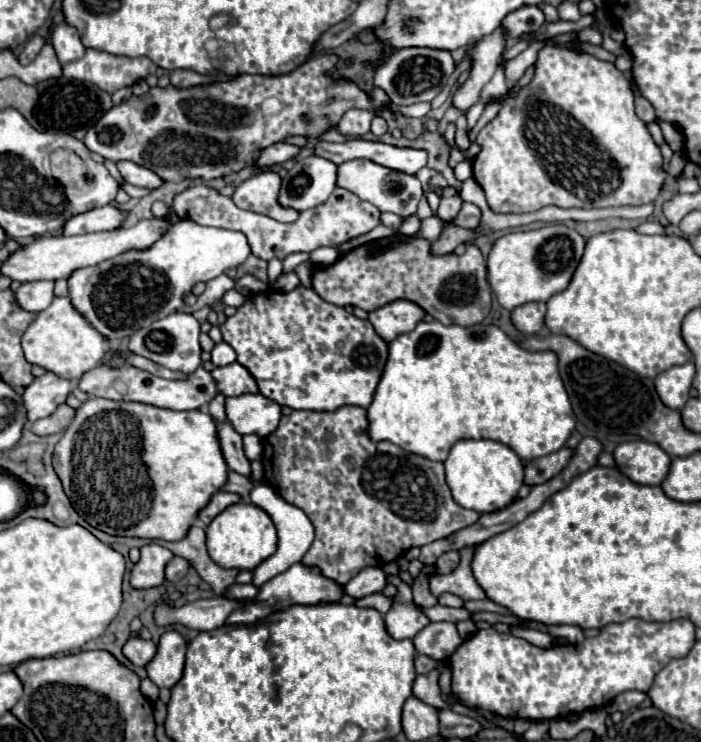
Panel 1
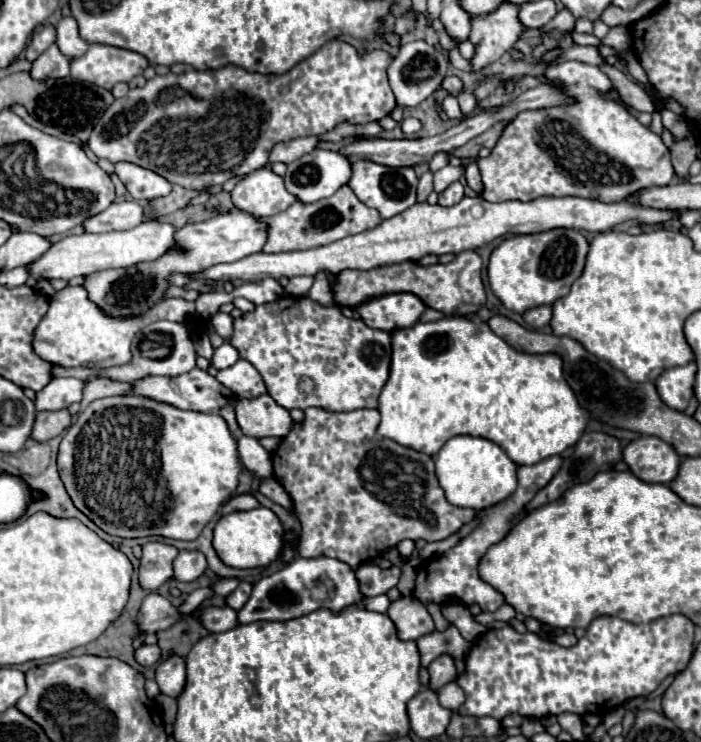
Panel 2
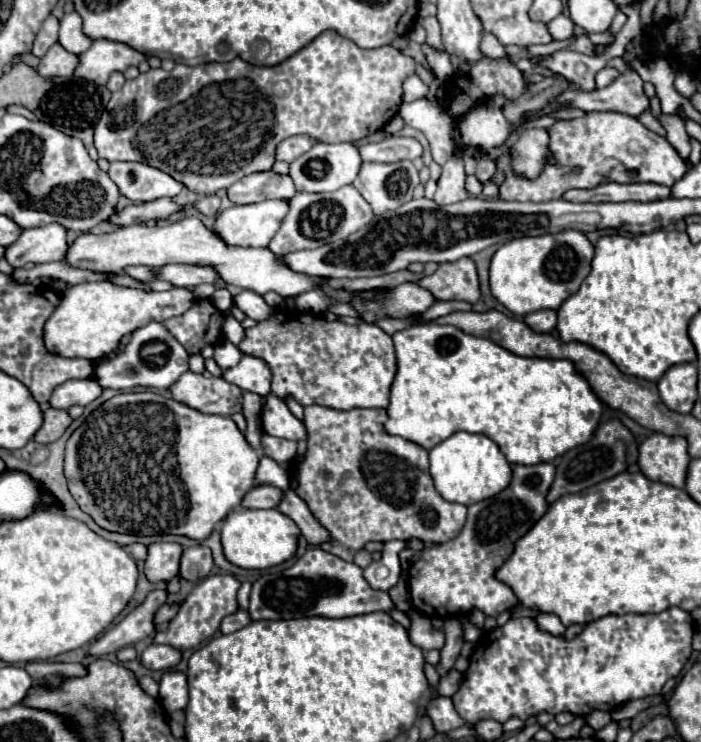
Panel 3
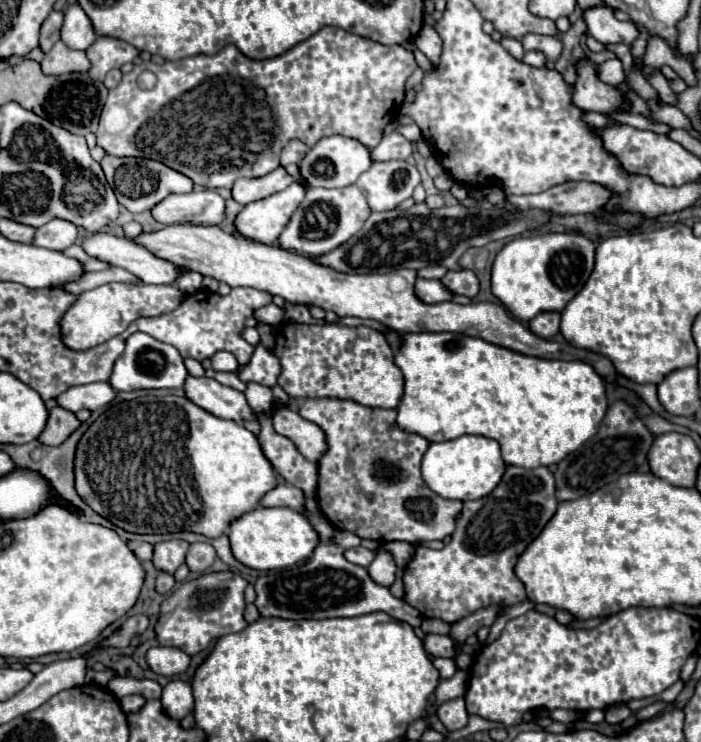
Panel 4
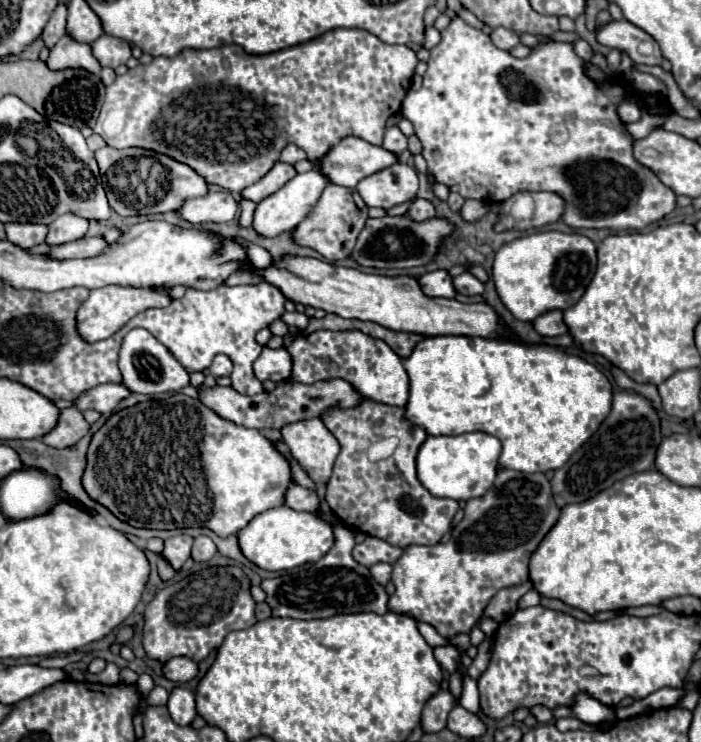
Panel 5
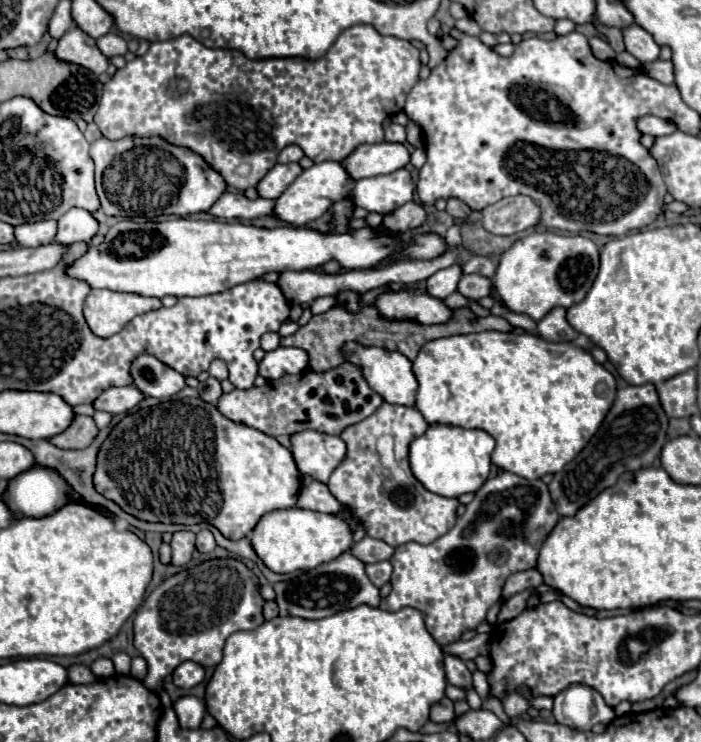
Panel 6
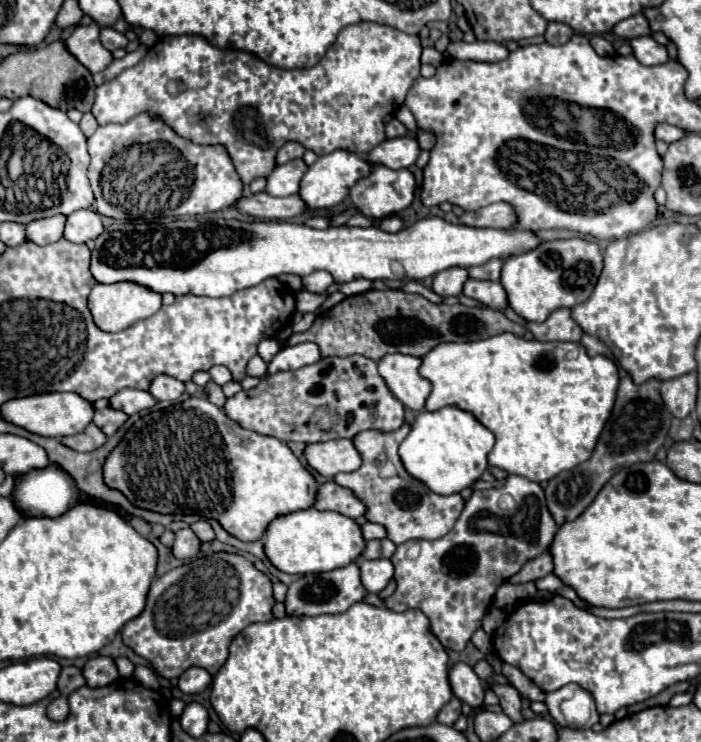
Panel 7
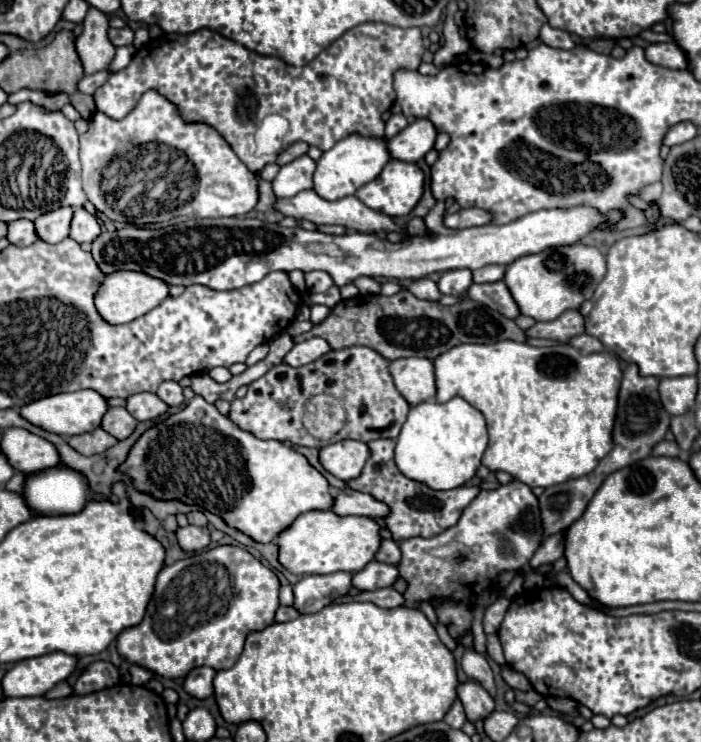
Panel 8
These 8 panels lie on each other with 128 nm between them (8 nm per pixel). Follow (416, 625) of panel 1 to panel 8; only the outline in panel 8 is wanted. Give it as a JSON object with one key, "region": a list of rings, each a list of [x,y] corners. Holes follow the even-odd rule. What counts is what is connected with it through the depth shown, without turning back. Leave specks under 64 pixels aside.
{"region":[[[474,680],[458,686],[458,698],[462,700],[470,722],[486,720],[496,706],[494,698],[488,692],[484,692],[484,688],[480,688],[480,684],[476,684]]]}

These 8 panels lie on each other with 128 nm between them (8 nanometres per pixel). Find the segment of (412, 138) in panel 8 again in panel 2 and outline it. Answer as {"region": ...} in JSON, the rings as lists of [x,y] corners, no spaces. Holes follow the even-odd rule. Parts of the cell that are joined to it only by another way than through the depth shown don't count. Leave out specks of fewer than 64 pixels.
{"region":[[[316,148],[312,152],[304,154],[302,158],[294,160],[292,164],[288,164],[288,172],[284,176],[284,182],[286,182],[286,188],[298,200],[302,200],[302,202],[316,202],[316,200],[332,196],[338,188],[348,184],[350,176],[352,176],[352,164],[350,164],[350,160],[342,152]]]}

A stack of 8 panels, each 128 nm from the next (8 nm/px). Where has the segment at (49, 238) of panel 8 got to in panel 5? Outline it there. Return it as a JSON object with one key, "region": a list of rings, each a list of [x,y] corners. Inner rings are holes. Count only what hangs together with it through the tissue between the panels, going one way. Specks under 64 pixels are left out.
{"region":[[[6,224],[6,236],[20,248],[32,248],[44,244],[48,226],[44,224]]]}

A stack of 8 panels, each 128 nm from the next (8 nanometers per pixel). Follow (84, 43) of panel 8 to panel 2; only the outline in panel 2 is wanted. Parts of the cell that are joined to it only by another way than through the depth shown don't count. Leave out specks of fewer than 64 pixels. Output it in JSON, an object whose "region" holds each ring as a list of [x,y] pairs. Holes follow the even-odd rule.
{"region":[[[52,44],[42,56],[38,56],[34,60],[34,66],[32,66],[30,74],[36,80],[66,78],[70,74],[70,60],[58,50],[56,44]]]}

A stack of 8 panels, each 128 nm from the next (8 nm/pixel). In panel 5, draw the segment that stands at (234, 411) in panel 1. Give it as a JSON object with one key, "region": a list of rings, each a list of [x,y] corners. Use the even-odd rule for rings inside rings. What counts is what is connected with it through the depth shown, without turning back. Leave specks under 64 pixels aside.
{"region":[[[314,418],[314,420],[302,420],[302,422],[296,422],[296,424],[288,424],[282,428],[282,438],[284,438],[284,444],[288,446],[290,450],[290,456],[300,464],[300,468],[304,468],[304,472],[308,472],[308,476],[312,478],[312,482],[316,484],[316,490],[318,495],[322,498],[321,509],[327,514],[334,524],[347,527],[329,508],[325,499],[326,484],[328,484],[328,478],[332,474],[332,466],[334,466],[334,460],[336,456],[340,454],[340,444],[338,440],[332,436],[332,432],[324,426],[322,420]]]}

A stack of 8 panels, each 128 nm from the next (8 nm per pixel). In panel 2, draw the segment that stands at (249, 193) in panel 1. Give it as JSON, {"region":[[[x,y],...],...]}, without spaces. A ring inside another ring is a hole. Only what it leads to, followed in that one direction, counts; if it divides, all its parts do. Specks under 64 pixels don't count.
{"region":[[[260,168],[244,176],[230,196],[236,208],[256,216],[272,216],[286,210],[296,200],[296,196],[284,188],[282,176],[274,174],[270,168]]]}

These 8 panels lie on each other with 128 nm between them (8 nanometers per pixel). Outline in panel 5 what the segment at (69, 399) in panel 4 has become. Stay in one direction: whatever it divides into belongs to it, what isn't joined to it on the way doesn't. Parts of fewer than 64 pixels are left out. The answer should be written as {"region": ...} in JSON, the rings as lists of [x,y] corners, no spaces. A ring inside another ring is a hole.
{"region":[[[100,384],[74,400],[78,410],[98,410],[100,414],[116,412],[116,406],[128,398],[132,392],[124,388],[124,384]]]}

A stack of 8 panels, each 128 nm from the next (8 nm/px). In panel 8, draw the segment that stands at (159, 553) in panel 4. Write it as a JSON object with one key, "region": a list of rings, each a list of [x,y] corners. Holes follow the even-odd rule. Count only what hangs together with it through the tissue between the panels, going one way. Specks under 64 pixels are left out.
{"region":[[[188,524],[184,528],[178,528],[176,536],[178,536],[182,550],[186,550],[186,552],[202,552],[210,544],[210,528],[208,526]]]}

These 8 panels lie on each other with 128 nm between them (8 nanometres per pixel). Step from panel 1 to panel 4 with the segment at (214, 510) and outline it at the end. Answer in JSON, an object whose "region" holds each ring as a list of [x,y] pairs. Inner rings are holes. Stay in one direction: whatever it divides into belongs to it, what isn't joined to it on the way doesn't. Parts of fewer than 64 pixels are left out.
{"region":[[[280,484],[262,498],[262,506],[286,506],[292,510],[302,510],[304,492],[300,492],[300,488],[296,488],[296,486]]]}

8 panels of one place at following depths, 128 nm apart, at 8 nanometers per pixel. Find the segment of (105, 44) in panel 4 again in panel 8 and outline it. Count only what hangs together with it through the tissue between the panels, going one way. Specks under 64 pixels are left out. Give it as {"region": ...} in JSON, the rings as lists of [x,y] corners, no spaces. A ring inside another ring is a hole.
{"region":[[[126,26],[126,28],[120,28],[120,30],[110,28],[110,30],[108,30],[108,38],[110,38],[110,42],[112,42],[114,46],[126,46],[126,44],[132,44],[134,32],[132,32],[128,26]]]}

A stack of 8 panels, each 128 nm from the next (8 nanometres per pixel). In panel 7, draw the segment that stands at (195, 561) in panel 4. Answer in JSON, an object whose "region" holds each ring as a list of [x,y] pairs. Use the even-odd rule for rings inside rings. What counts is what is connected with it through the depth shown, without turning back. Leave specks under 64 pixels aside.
{"region":[[[198,520],[198,522],[190,524],[190,528],[194,530],[194,534],[196,534],[202,542],[214,540],[214,530],[212,530],[212,526],[210,526],[206,520]]]}

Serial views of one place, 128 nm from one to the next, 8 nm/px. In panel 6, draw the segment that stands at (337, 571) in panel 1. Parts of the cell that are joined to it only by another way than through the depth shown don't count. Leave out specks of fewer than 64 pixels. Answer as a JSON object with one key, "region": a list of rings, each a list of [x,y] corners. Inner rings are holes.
{"region":[[[384,402],[370,418],[354,424],[354,426],[350,426],[342,432],[340,438],[346,442],[348,454],[346,454],[346,460],[332,472],[332,476],[328,480],[330,492],[342,504],[350,506],[354,516],[362,518],[368,536],[380,538],[394,548],[400,546],[400,544],[406,544],[406,542],[430,544],[436,538],[444,536],[456,522],[456,510],[458,510],[458,504],[460,504],[458,498],[444,498],[444,496],[438,496],[438,494],[426,490],[411,473],[408,460],[410,440],[422,436],[426,432],[426,428],[428,428],[428,422],[424,420],[424,416],[416,408],[396,406],[396,404]],[[405,458],[405,467],[403,467],[400,463]]]}

